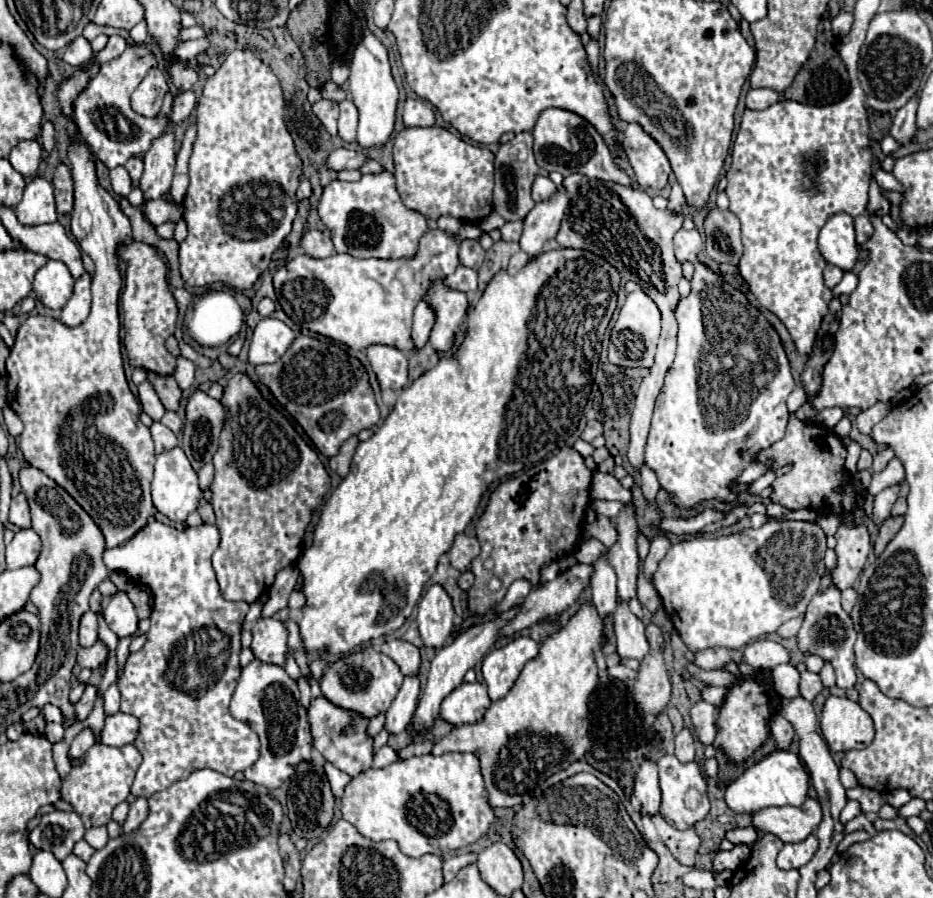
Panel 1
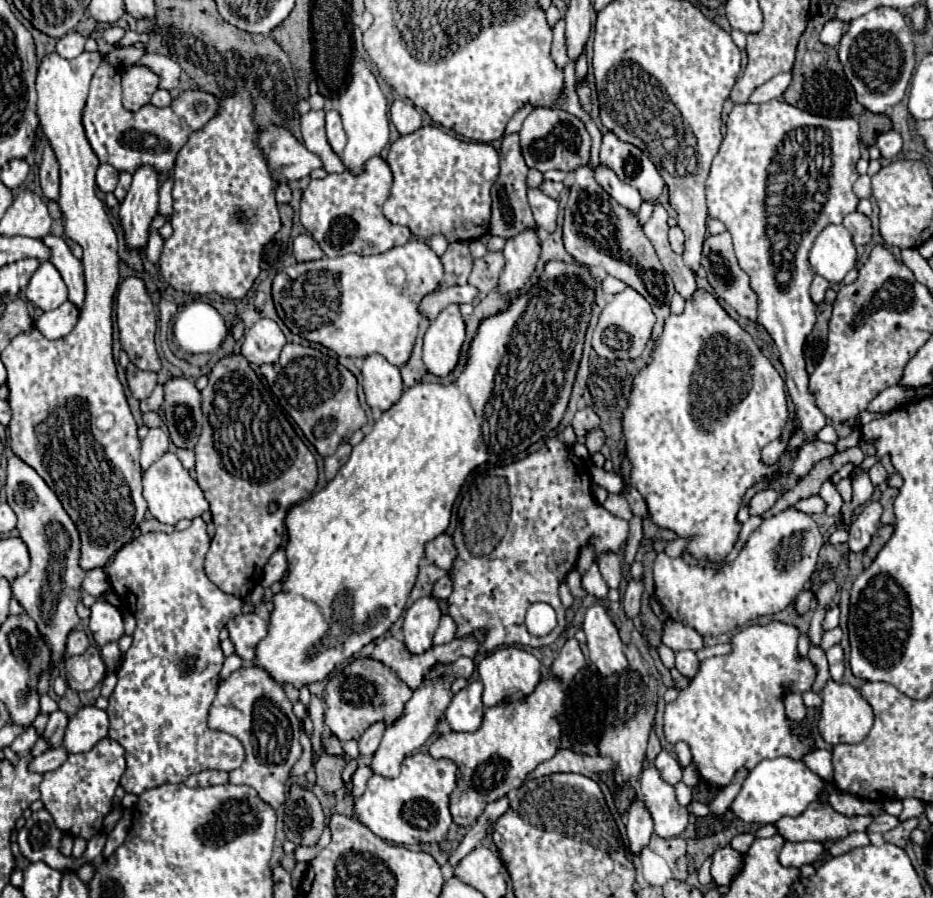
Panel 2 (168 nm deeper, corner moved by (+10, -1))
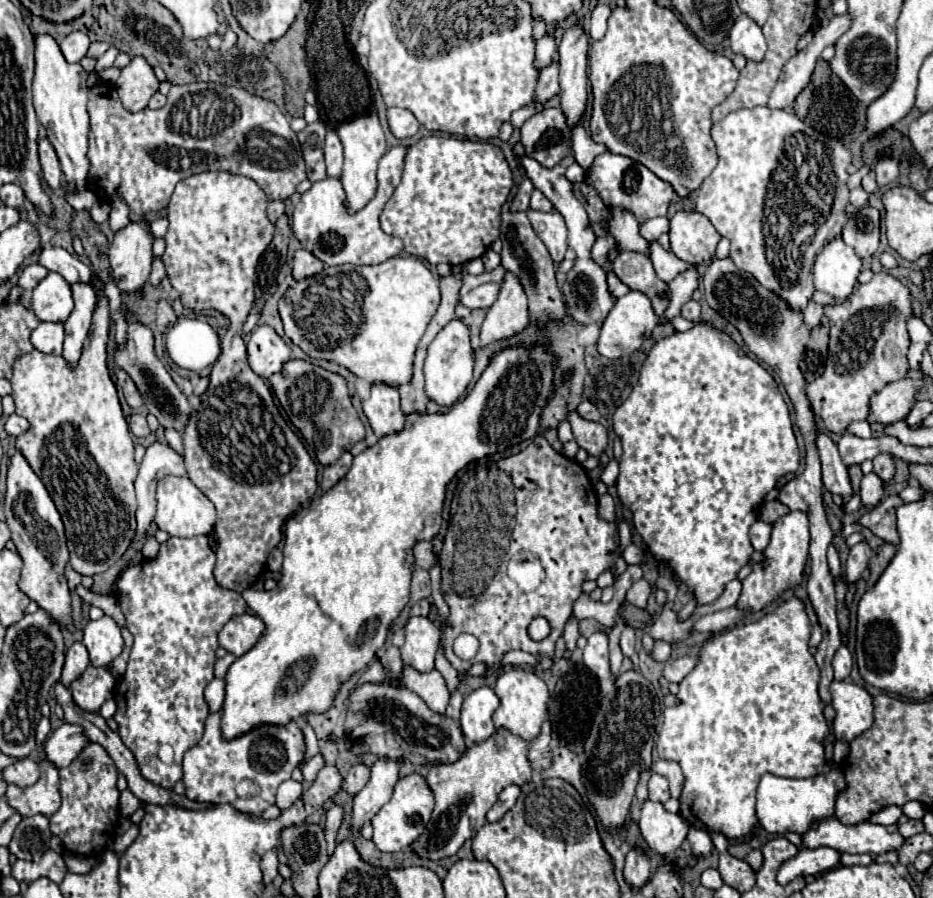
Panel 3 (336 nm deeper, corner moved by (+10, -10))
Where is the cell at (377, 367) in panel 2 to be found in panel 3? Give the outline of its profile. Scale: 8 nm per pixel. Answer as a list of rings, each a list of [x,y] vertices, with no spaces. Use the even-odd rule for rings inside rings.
[[[375,384],[371,396],[363,400],[363,412],[377,438],[401,432],[405,426],[405,416],[399,408],[399,392],[387,384]]]

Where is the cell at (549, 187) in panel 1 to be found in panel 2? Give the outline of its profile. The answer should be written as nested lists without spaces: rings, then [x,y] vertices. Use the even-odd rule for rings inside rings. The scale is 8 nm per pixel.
[[[527,189],[529,205],[535,217],[535,223],[543,227],[545,231],[553,233],[555,231],[555,219],[557,219],[557,201],[545,195],[541,189]]]

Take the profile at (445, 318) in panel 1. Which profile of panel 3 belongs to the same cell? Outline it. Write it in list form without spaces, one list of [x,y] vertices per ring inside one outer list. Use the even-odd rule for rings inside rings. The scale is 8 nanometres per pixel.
[[[453,318],[431,342],[425,358],[425,392],[427,398],[439,406],[453,406],[473,380],[473,350],[469,344],[469,330],[459,318]]]

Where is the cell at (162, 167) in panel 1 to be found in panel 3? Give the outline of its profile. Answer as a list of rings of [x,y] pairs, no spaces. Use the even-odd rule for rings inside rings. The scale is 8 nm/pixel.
[[[131,222],[127,228],[115,234],[113,244],[109,246],[109,264],[117,288],[127,294],[141,292],[151,272],[151,244],[153,238],[143,222]]]

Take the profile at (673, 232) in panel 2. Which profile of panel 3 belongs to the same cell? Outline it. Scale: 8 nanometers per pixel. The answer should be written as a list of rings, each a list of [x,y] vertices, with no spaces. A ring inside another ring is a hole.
[[[679,210],[671,218],[671,250],[677,258],[689,264],[707,266],[715,256],[721,234],[713,228],[707,216],[695,210]]]

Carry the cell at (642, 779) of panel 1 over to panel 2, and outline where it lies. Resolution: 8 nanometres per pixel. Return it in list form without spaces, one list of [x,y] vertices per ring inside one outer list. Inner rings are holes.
[[[635,797],[627,811],[627,837],[629,837],[629,849],[633,853],[639,853],[653,833],[653,819],[649,815],[649,809],[645,807],[645,801],[641,797]]]

